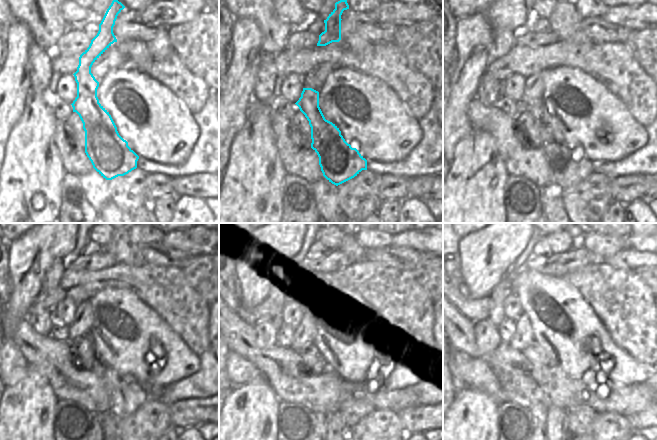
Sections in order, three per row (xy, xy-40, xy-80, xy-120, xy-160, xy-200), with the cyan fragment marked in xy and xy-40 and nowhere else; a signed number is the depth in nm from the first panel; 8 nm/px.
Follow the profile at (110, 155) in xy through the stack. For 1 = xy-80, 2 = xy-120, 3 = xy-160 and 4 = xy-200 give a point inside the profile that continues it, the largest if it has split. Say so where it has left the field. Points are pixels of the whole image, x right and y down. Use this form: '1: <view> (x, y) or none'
1: xy-80 (569, 168)
2: xy-120 (125, 395)
3: xy-160 (351, 410)
4: xy-200 (580, 419)

